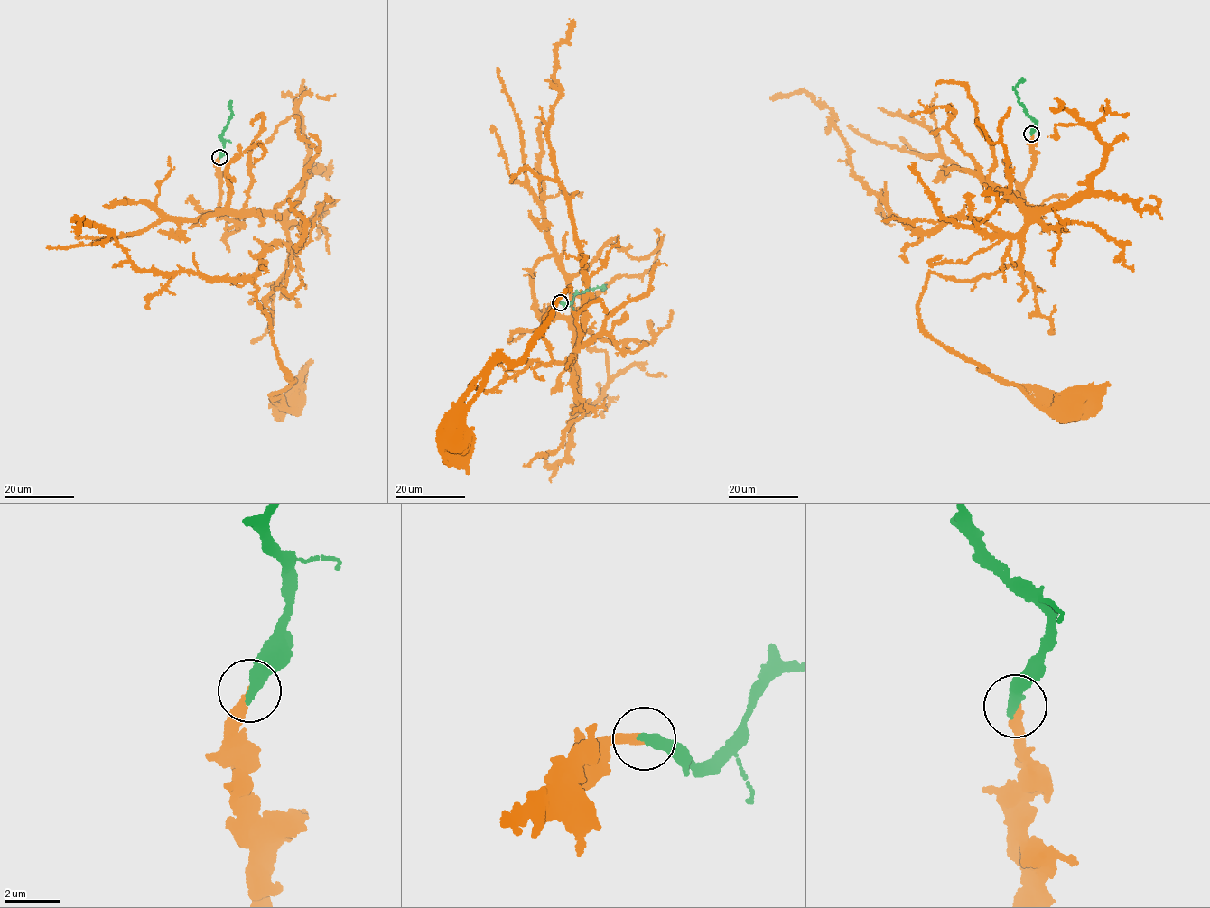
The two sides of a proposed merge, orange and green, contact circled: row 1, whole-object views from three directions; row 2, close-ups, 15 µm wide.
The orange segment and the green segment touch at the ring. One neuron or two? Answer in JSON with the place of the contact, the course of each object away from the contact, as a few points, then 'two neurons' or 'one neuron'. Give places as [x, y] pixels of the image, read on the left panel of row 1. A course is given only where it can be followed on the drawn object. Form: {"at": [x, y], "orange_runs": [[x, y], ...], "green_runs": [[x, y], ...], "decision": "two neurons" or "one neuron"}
{"at": [219, 157], "orange_runs": [[218, 157], [220, 211], [269, 214], [288, 235], [262, 312], [293, 378], [283, 408], [296, 401]], "green_runs": [[218, 157], [223, 147], [221, 136], [232, 114], [230, 103]], "decision": "one neuron"}

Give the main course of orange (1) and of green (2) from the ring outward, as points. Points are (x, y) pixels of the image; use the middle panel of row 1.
1: (560, 302), (535, 310), (569, 322), (572, 357), (544, 326), (569, 288), (458, 441)
2: (560, 302), (569, 304), (576, 294), (589, 289), (604, 286), (602, 291)

